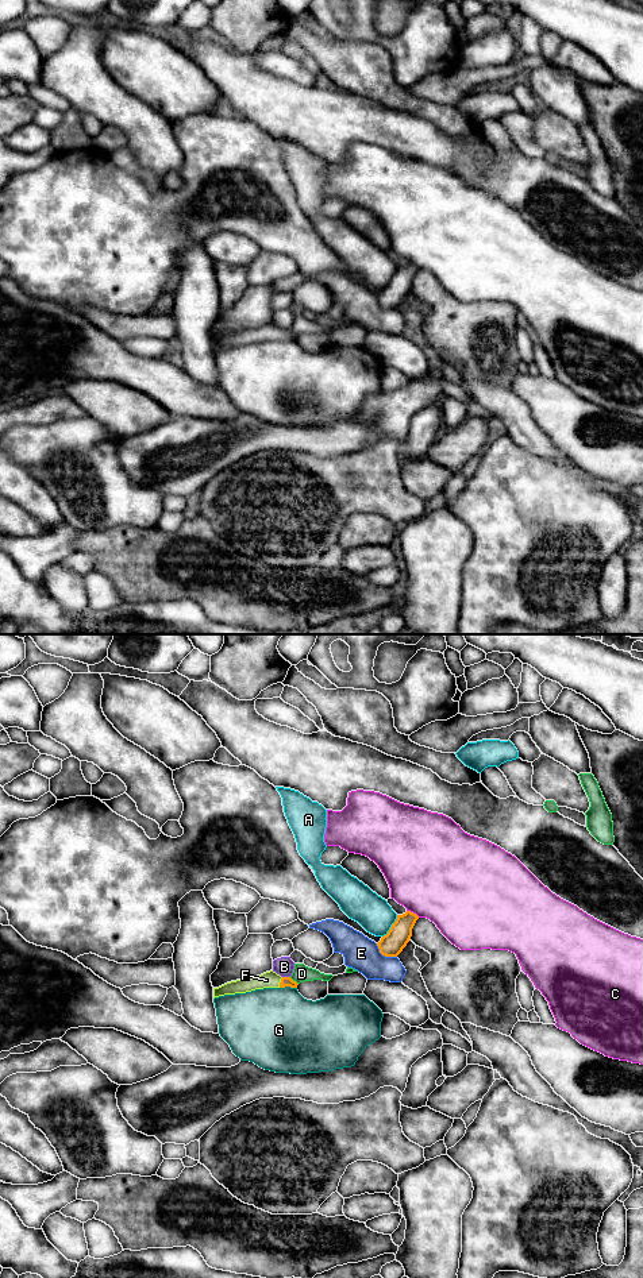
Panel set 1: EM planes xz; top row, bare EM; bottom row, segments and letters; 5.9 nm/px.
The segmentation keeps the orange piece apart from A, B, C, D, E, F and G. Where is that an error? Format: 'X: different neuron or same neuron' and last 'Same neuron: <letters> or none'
A: different neuron
B: different neuron
C: different neuron
D: different neuron
E: different neuron
F: same neuron
G: different neuron
Same neuron: F

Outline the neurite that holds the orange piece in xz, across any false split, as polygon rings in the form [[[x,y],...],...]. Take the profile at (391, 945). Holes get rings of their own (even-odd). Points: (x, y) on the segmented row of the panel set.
[[[411,911],[397,915],[386,935],[377,943],[380,953],[385,957],[397,957],[412,937],[412,928],[419,916]]]

